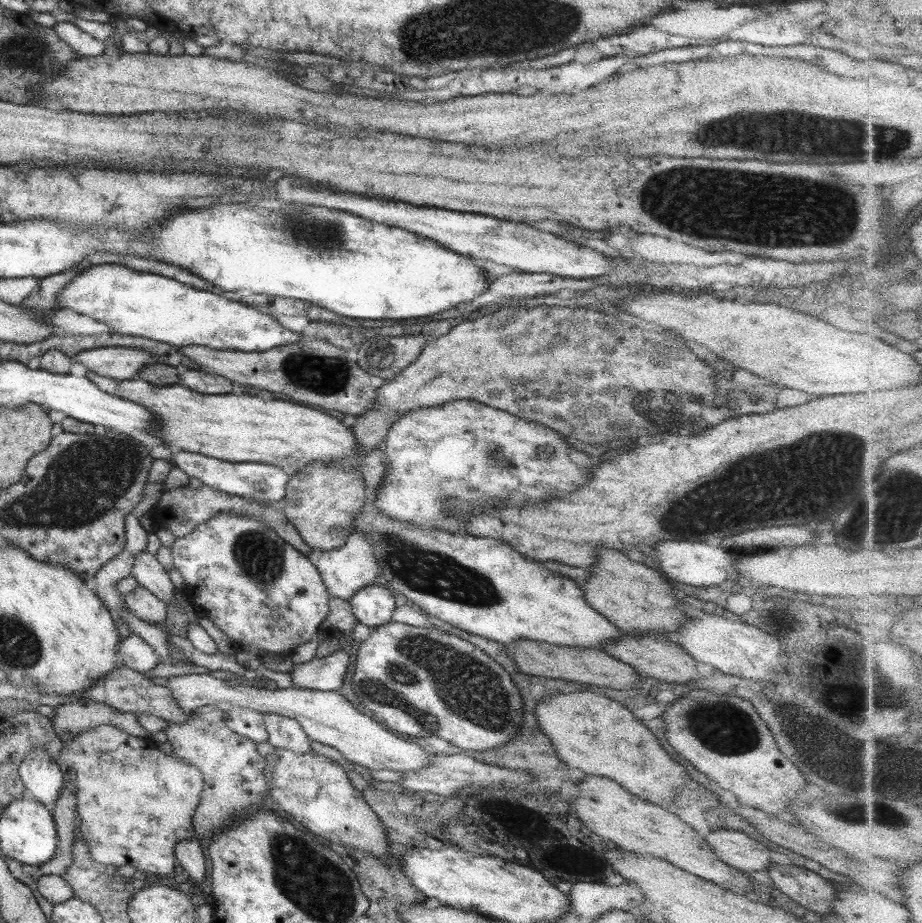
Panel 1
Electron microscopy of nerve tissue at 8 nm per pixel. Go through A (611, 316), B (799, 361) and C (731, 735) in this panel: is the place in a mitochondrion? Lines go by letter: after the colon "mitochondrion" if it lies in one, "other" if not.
A: other
B: other
C: mitochondrion

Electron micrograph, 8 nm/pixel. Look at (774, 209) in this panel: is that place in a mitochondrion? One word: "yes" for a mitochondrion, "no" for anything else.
yes

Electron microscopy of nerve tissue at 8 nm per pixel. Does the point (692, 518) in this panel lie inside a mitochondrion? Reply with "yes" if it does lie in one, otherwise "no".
yes

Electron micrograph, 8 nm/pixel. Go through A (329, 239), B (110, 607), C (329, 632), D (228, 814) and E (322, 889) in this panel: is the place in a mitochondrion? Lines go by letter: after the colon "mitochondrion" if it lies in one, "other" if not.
A: mitochondrion
B: other
C: other
D: mitochondrion
E: mitochondrion

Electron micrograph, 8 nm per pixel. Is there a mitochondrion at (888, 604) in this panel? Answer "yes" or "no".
no

